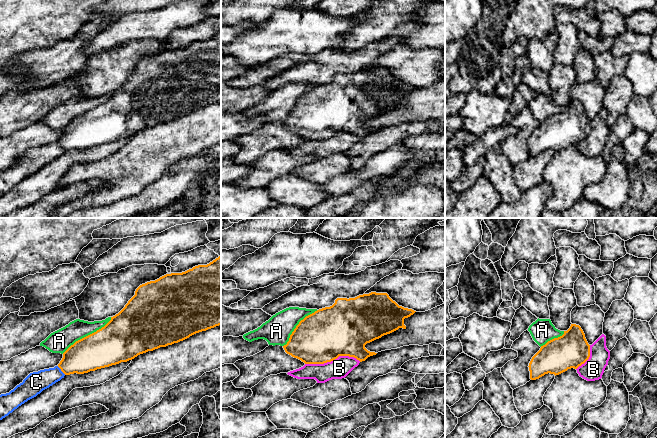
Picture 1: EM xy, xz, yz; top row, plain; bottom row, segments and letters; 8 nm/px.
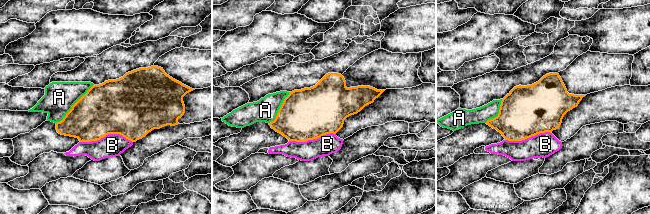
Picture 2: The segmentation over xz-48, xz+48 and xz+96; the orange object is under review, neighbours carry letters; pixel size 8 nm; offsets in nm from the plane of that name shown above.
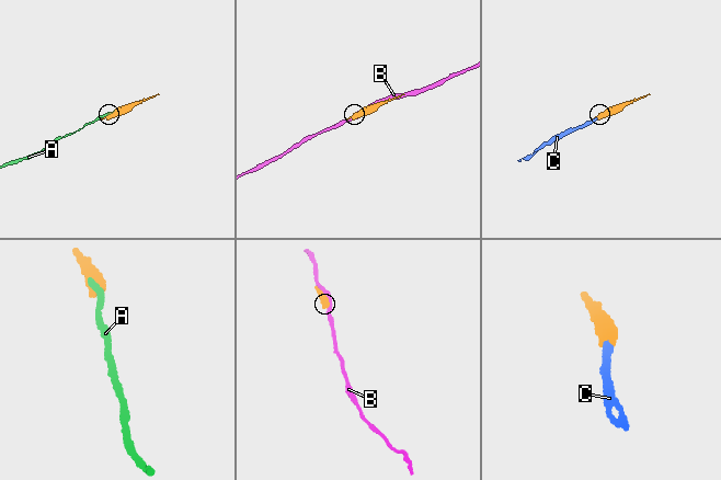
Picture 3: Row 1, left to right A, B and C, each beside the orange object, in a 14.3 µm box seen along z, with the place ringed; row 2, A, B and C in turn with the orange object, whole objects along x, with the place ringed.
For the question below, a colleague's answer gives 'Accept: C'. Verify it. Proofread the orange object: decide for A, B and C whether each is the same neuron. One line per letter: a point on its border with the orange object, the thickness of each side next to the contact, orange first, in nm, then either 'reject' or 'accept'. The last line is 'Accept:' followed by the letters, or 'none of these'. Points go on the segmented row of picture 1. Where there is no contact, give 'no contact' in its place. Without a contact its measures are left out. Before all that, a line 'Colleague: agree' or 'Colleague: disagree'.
Colleague: agree
A: xy (88, 335) | 340/180 nm | reject
B: xz (332, 360) | 420/160 nm | reject
C: xy (61, 370) | 280/170 nm | accept
Accept: C

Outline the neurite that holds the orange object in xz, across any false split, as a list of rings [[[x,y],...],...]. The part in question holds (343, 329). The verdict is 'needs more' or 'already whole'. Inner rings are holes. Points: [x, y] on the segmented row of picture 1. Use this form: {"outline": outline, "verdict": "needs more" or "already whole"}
{"outline": [[[371,292],[355,298],[337,298],[332,306],[319,309],[301,320],[283,348],[305,364],[324,364],[339,356],[354,357],[362,362],[377,354],[365,348],[367,343],[399,328],[406,329],[404,319],[415,312],[399,306],[387,293]]], "verdict": "already whole"}

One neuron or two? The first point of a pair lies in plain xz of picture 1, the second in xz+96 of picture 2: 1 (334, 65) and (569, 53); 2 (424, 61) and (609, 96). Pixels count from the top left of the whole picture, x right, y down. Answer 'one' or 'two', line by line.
1: one
2: two

